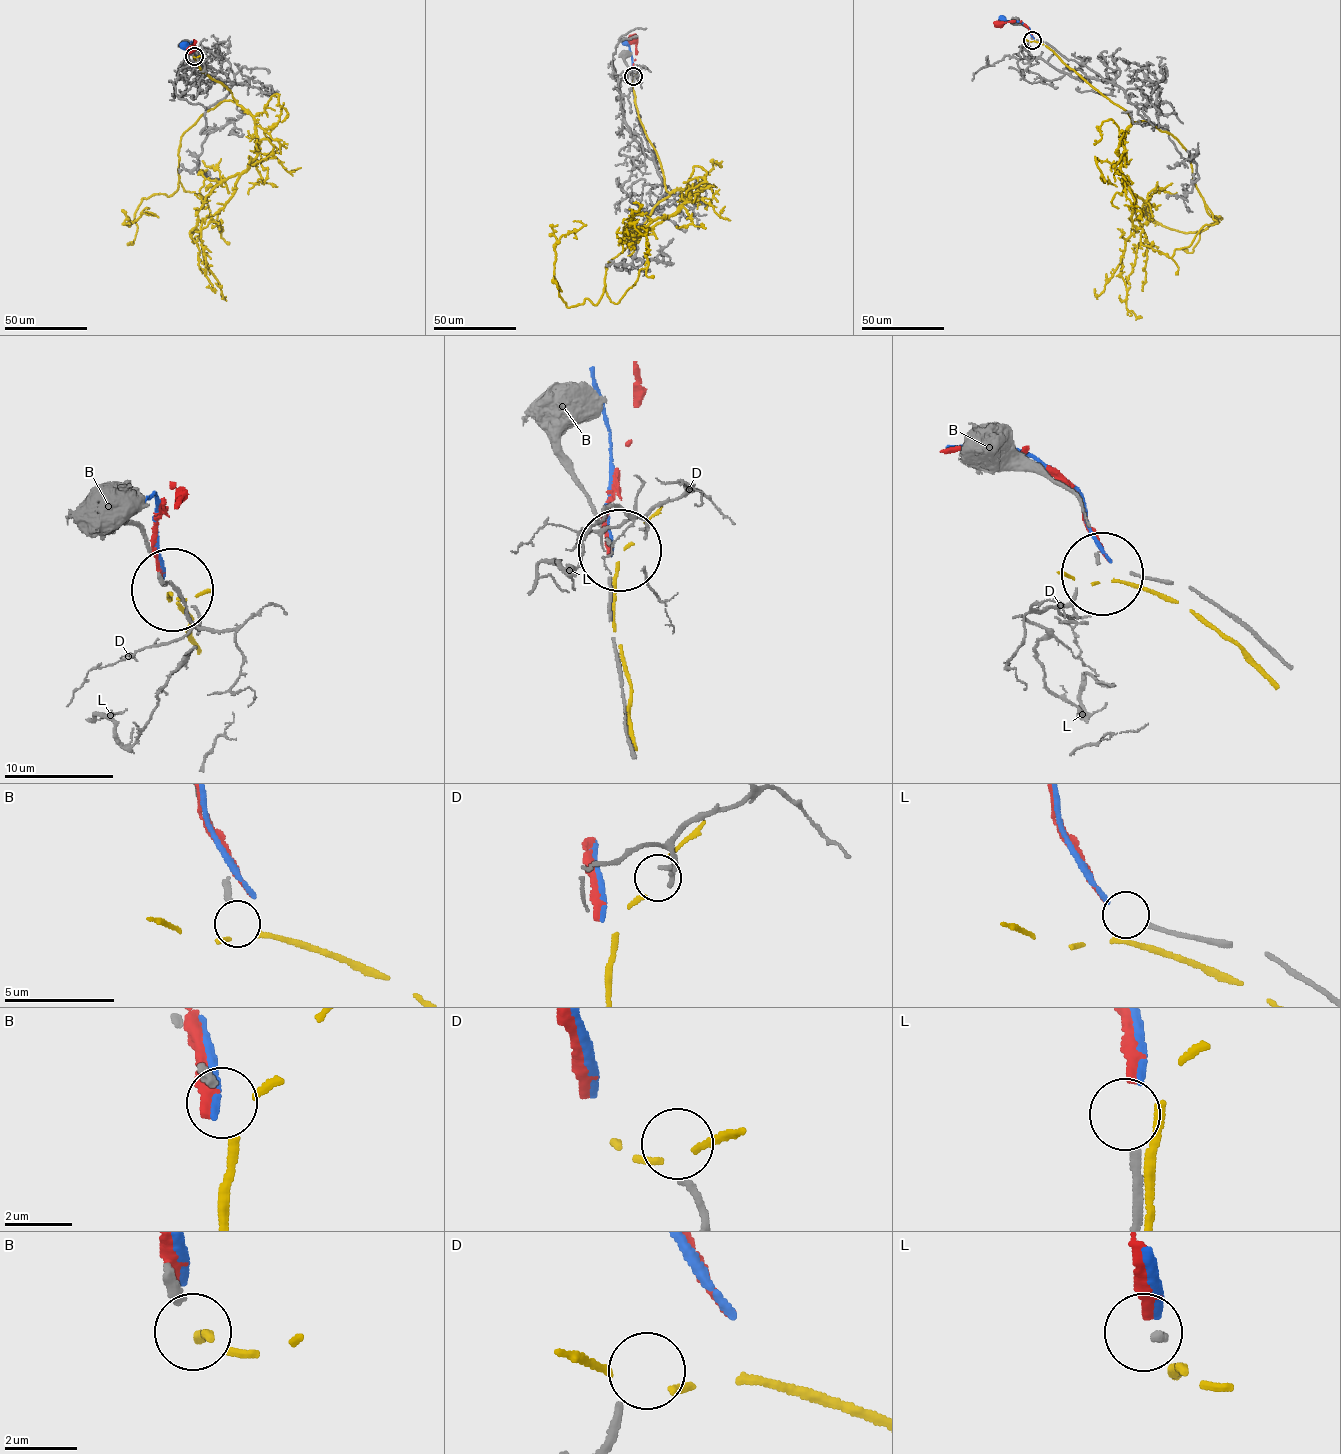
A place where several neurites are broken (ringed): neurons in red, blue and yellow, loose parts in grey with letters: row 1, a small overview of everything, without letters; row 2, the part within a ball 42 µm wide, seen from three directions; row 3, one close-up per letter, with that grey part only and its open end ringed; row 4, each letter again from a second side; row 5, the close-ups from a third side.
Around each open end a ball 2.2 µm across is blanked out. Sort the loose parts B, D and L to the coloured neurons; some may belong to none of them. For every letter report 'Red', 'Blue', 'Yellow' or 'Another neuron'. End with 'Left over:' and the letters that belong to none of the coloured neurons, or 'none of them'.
B: Yellow
D: Another neuron
L: Red
Left over: D

